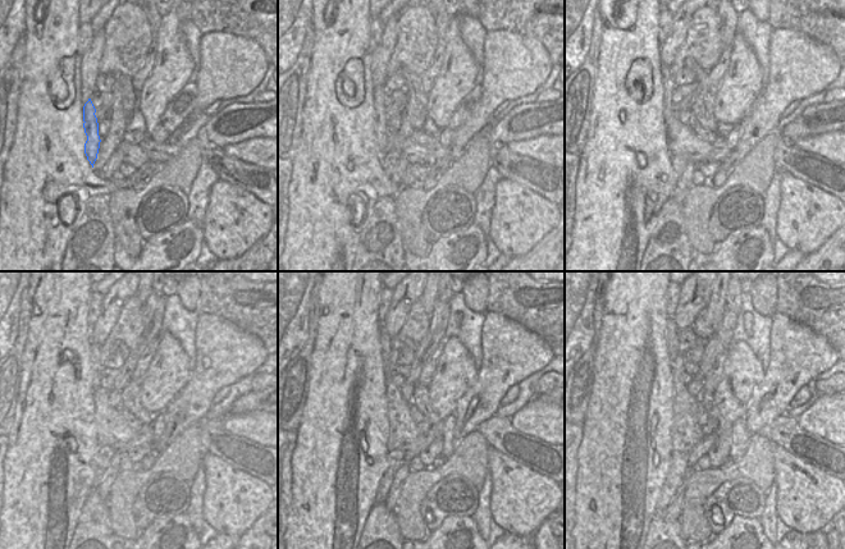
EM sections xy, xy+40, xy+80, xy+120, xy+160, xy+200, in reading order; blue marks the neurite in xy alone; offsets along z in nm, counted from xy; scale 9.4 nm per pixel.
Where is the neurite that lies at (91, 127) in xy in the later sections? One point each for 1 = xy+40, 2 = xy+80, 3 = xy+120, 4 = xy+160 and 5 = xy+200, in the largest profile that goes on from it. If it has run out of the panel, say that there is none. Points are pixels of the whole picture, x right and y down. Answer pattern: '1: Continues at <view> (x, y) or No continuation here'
1: Continues at xy+40 (380, 120)
2: Continues at xy+80 (668, 86)
3: Continues at xy+120 (96, 350)
4: Continues at xy+160 (384, 338)
5: Continues at xy+200 (671, 330).

